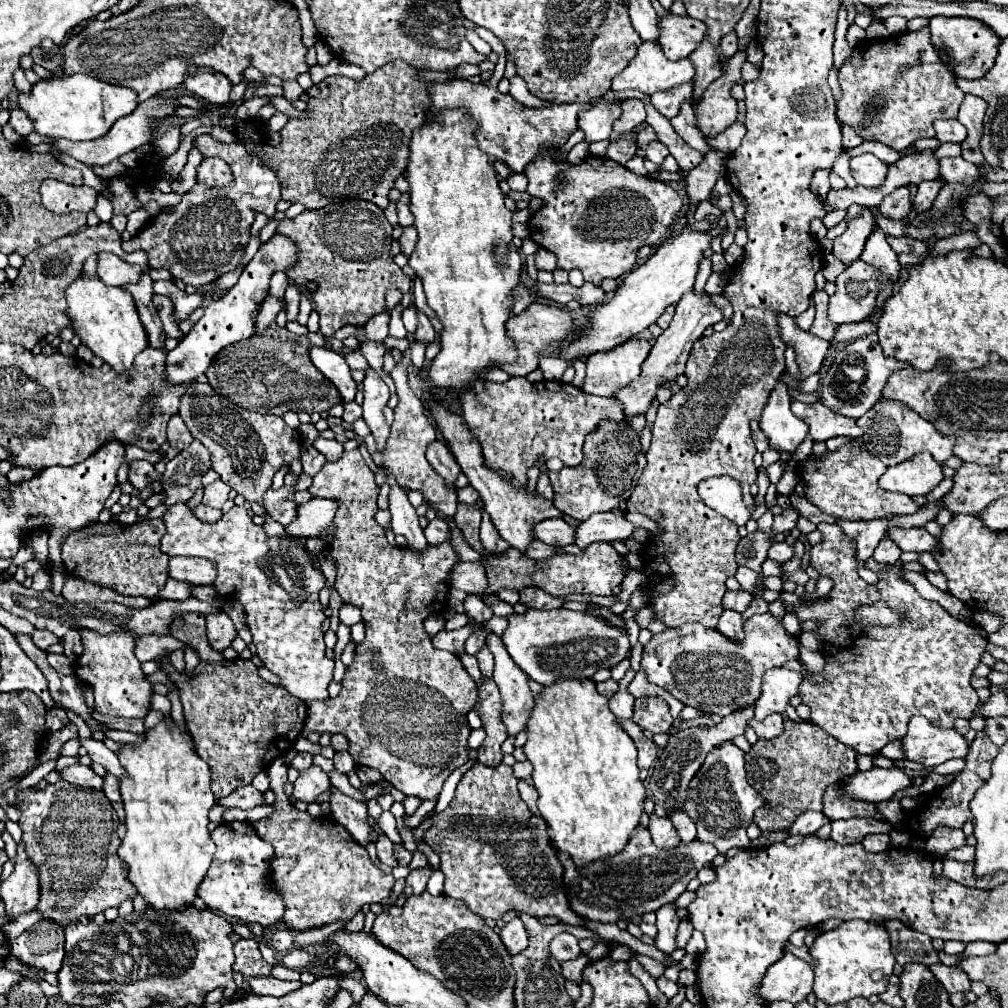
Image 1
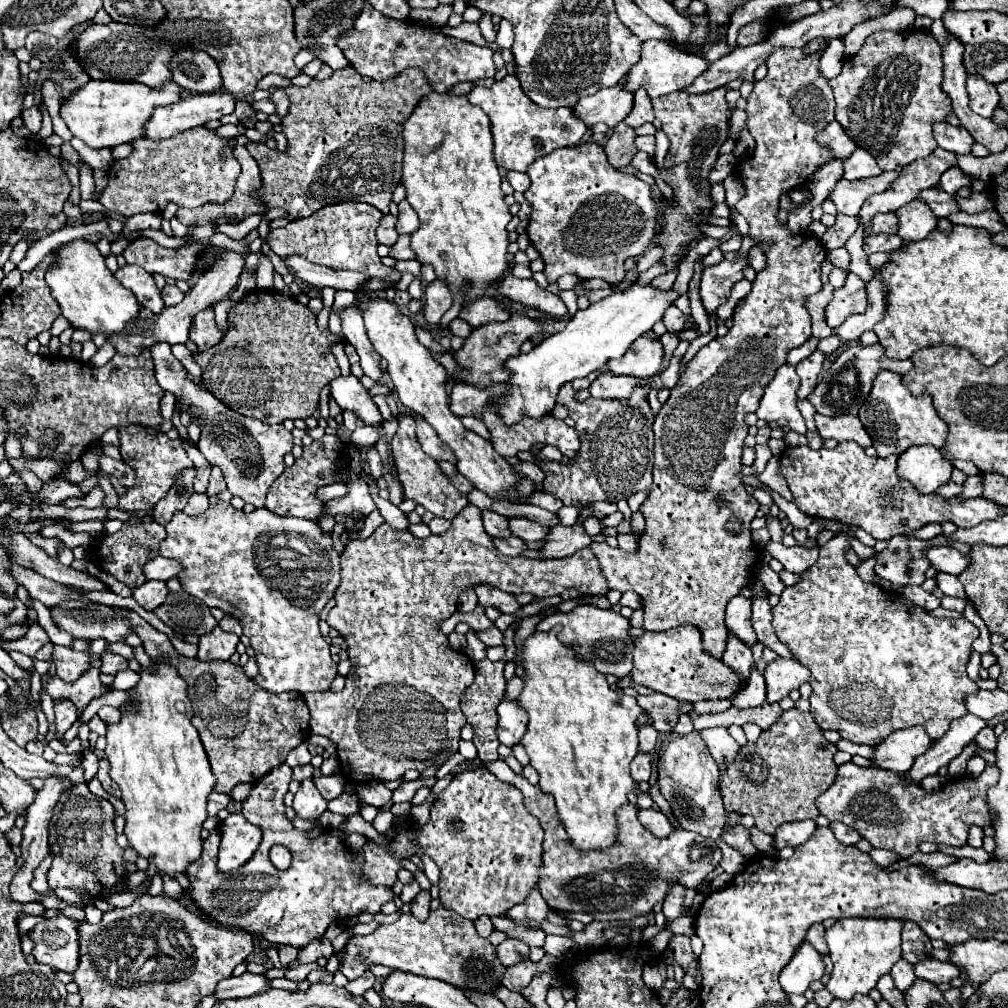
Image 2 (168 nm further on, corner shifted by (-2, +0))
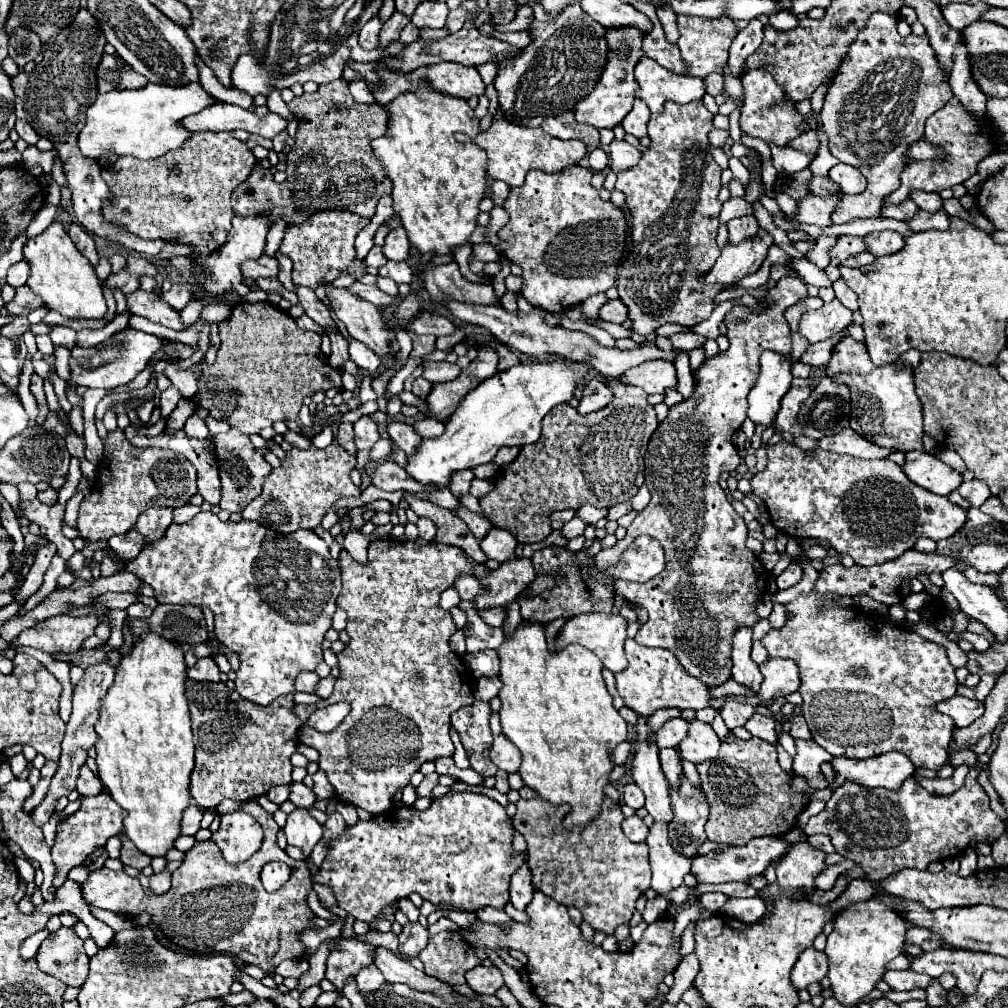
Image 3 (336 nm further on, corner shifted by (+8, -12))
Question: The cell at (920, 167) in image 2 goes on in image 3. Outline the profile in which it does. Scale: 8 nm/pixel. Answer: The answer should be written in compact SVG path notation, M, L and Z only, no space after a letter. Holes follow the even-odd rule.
M952 97L942 109L938 109L930 119L926 119L926 133L924 137L930 143L942 145L946 149L946 161L914 161L902 173L902 185L884 197L882 205L900 205L902 201L910 199L912 191L942 191L950 189L958 183L964 183L968 177L976 173L976 165L986 155L994 153L998 141L994 133L988 129L986 121L978 121L962 109L962 103Z

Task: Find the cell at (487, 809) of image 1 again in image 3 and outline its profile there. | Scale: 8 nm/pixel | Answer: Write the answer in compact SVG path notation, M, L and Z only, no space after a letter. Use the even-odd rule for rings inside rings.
M448 793L434 799L426 811L416 811L414 807L394 807L388 813L372 817L370 821L358 821L354 827L348 827L336 841L332 841L322 863L322 871L314 875L314 881L328 885L334 891L338 907L344 909L346 915L366 923L370 923L384 905L410 893L420 893L434 905L452 905L472 913L484 907L504 909L508 903L510 877L528 857L526 851L514 851L514 833L516 829L506 815L506 807L498 801L484 793Z

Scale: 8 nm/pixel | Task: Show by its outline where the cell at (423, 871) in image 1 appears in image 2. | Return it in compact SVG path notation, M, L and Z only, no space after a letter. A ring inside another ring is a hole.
M428 891L418 893L416 899L410 903L410 907L412 907L412 915L418 921L426 921L428 919L428 913L430 913L430 893Z

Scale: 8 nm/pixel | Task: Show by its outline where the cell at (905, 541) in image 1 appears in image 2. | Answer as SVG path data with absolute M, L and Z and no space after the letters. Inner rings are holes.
M932 547L926 553L936 571L944 571L958 577L968 567L968 559L954 547Z

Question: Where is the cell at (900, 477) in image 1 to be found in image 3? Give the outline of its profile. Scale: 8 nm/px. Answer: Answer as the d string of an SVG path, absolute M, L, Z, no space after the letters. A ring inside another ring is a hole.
M926 451L906 453L906 463L902 465L902 471L914 485L936 495L948 495L962 483L958 471L944 465L940 459Z

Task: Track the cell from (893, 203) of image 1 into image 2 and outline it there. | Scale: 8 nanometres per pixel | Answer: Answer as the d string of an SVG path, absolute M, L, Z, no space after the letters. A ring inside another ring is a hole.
M886 213L886 215L876 215L870 221L870 227L866 229L866 235L892 235L898 229L898 221L894 213Z

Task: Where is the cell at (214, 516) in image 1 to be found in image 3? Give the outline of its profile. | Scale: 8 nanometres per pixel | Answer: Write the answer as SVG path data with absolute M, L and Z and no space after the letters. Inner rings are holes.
M182 505L174 509L174 523L188 523L196 513L200 513L198 505Z

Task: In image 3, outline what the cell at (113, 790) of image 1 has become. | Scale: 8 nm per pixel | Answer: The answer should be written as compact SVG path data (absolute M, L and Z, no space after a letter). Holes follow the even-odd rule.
M86 765L80 769L80 777L78 777L78 793L82 797L92 797L92 795L98 795L102 791L102 783L100 783L100 777L96 773L92 773Z

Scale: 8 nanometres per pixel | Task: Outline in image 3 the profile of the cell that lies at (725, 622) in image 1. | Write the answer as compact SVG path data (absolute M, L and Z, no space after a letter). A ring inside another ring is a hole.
M726 695L726 697L722 697L722 701L724 701L724 705L720 707L720 715L722 715L726 727L730 727L730 729L744 725L756 711L754 705L740 703L736 695Z

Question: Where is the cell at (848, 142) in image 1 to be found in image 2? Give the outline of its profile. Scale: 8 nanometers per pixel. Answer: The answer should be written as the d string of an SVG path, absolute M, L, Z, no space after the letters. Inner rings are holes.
M838 121L828 123L824 127L824 131L820 131L816 135L816 141L820 141L820 145L826 145L828 151L832 153L832 157L836 157L836 159L844 159L856 149L856 143L844 133L844 129L840 127Z

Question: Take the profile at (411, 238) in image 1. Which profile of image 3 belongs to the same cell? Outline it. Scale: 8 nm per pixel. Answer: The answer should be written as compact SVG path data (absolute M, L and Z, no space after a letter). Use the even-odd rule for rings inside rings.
M388 261L386 265L382 265L378 269L380 277L390 277L396 283L412 283L414 279L414 271L410 269L410 265L406 261Z

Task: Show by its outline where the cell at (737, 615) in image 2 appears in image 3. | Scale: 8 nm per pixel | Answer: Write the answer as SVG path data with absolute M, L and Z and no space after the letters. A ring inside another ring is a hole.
M740 625L732 637L732 655L730 655L732 679L750 687L756 693L758 685L762 683L762 673L758 671L758 665L750 659L750 647L752 647L752 629Z

